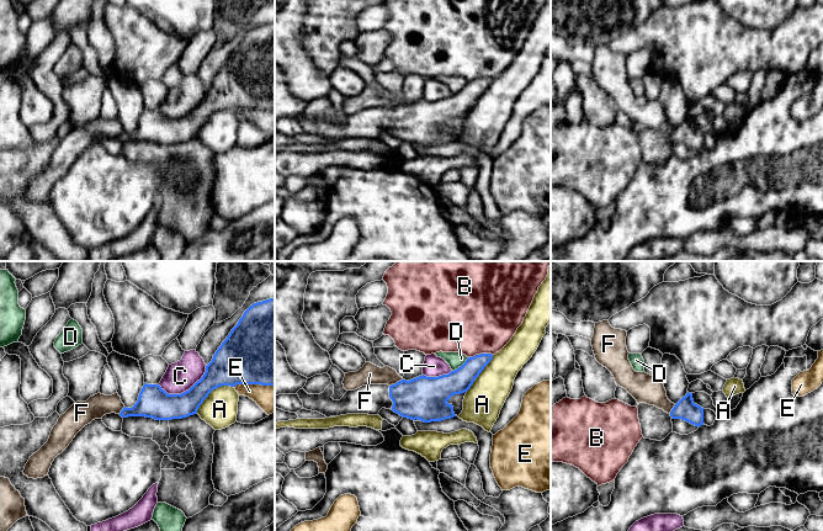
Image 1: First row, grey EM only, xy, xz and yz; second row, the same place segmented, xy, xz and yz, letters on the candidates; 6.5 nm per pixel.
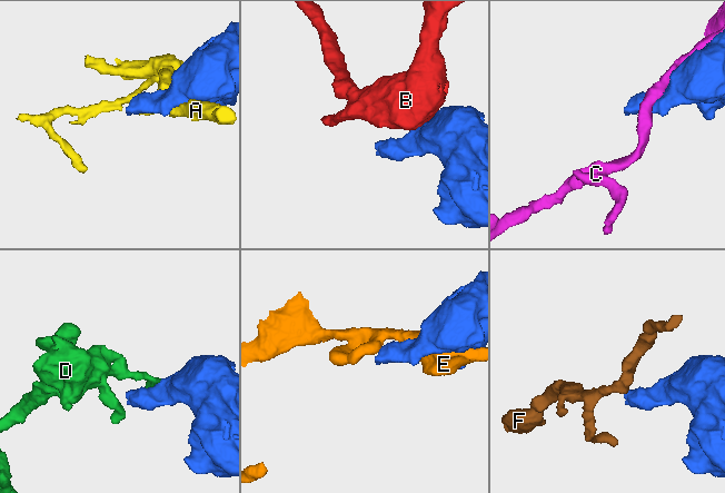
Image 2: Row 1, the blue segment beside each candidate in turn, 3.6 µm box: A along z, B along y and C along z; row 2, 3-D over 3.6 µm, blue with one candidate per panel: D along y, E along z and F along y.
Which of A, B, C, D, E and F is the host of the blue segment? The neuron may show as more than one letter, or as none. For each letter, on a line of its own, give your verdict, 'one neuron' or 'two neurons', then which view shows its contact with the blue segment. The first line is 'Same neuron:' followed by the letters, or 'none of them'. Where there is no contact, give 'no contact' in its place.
Same neuron: none of them
A: two neurons; meets blue in xy
B: two neurons; meets blue in xz
C: two neurons; meets blue in xy
D: two neurons; meets blue in xz
E: two neurons; meets blue in xy
F: two neurons; meets blue in xz

